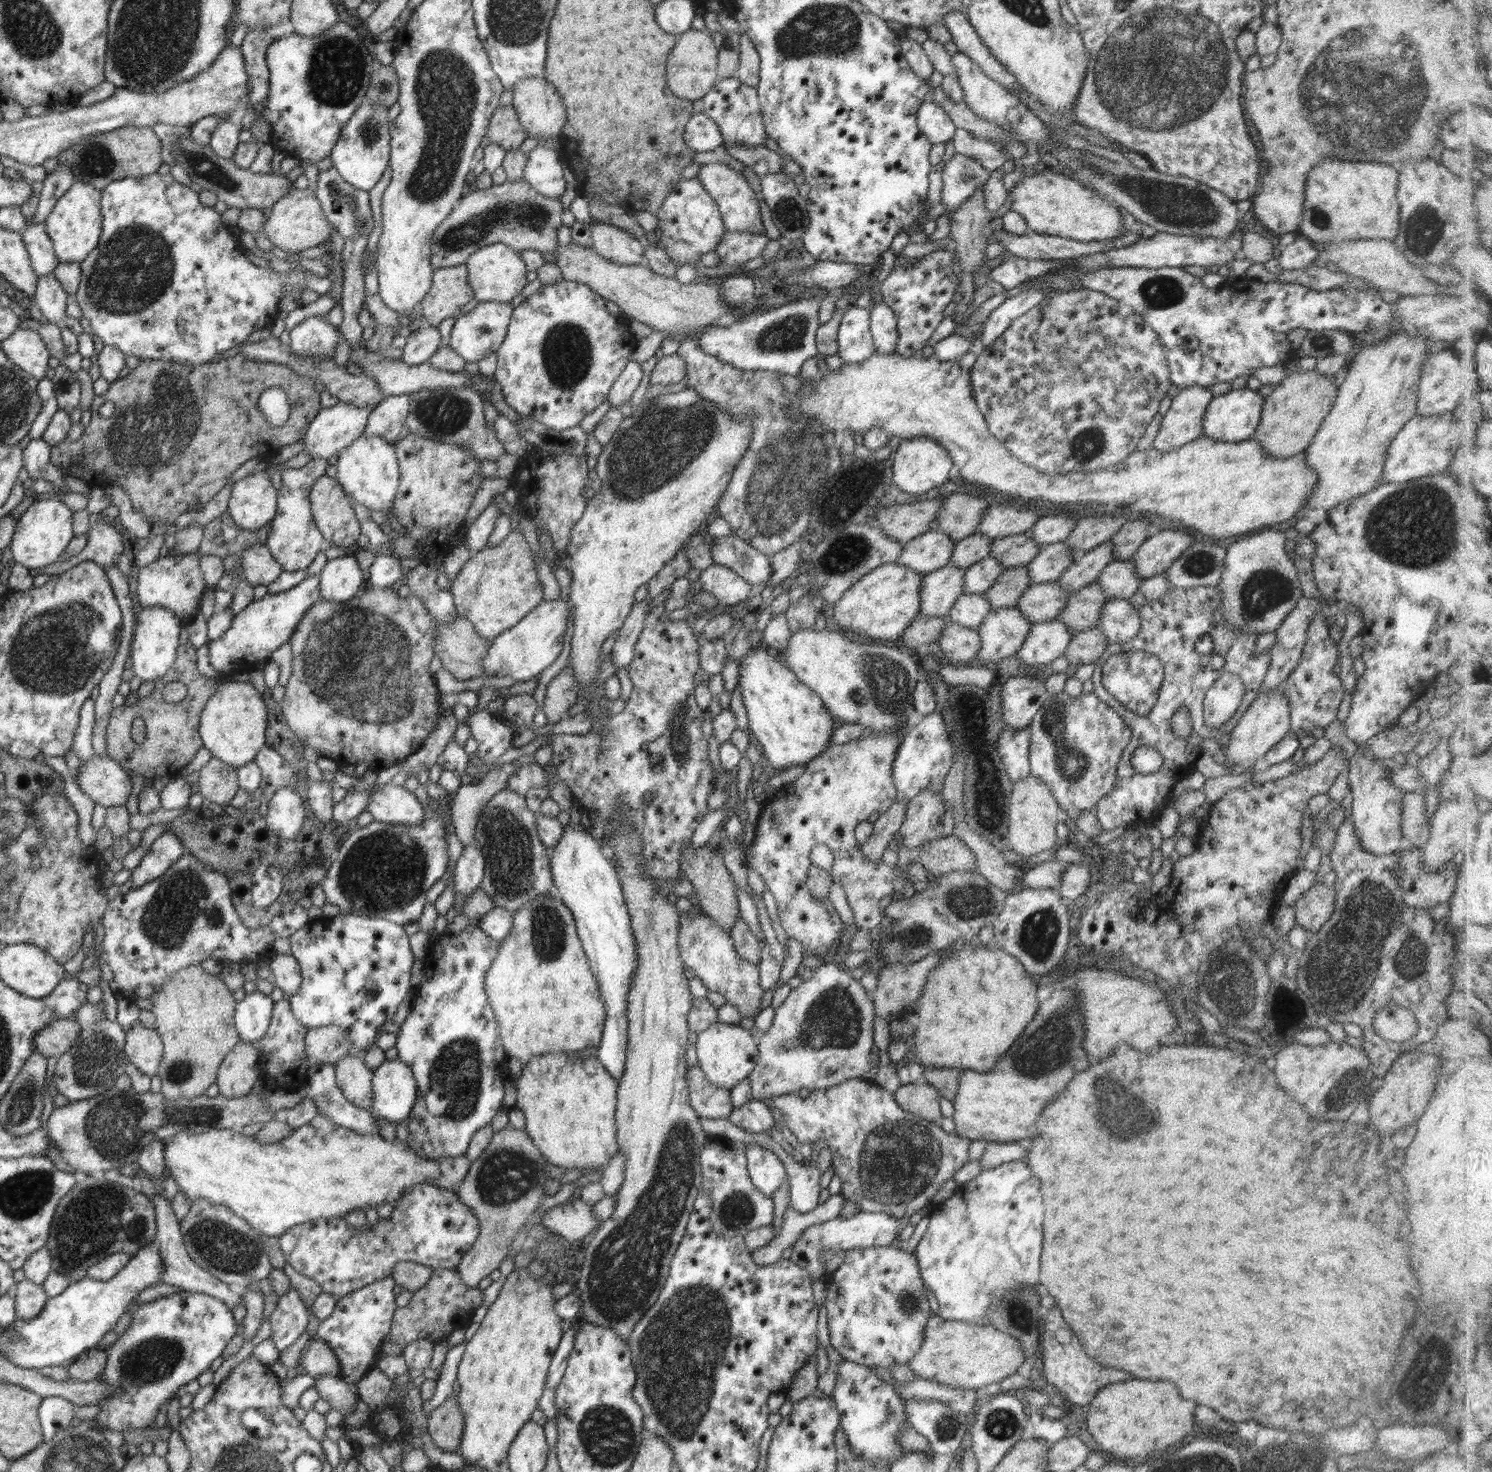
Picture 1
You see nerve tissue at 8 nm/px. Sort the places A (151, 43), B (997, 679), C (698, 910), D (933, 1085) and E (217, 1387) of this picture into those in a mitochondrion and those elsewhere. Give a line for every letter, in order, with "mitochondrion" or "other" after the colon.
A: mitochondrion
B: other
C: other
D: other
E: other

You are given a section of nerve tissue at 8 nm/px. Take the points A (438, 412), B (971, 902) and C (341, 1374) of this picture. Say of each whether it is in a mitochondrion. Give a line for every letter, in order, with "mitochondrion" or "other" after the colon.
A: mitochondrion
B: mitochondrion
C: other

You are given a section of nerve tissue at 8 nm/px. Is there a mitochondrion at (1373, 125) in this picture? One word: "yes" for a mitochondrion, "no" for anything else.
yes

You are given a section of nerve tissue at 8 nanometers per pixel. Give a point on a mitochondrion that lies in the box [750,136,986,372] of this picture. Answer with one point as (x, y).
(786, 334)

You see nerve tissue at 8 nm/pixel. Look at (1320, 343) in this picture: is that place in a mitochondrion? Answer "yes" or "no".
yes

